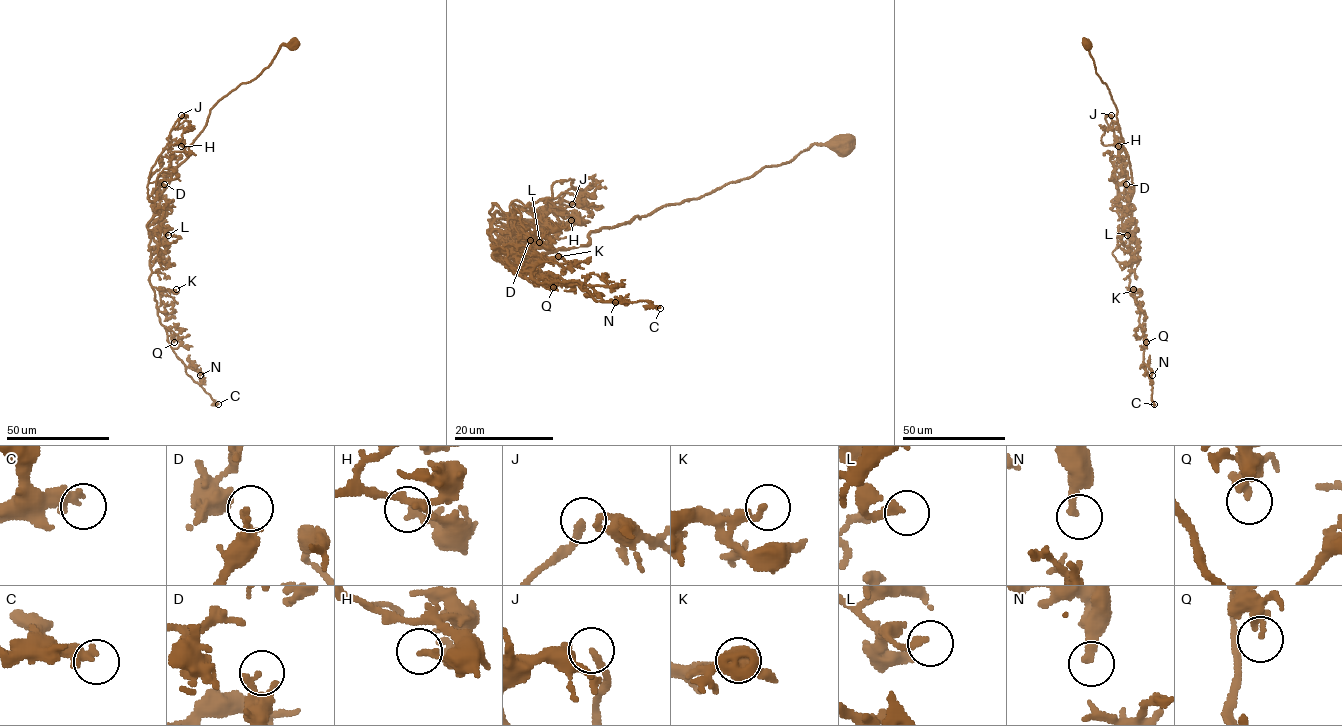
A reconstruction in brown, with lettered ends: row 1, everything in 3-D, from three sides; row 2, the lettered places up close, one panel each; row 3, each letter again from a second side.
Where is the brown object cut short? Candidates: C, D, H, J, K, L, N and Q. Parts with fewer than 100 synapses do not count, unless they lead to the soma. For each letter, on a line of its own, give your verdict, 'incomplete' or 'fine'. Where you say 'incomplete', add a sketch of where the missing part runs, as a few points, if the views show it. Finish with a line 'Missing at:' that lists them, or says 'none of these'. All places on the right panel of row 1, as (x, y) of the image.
C: fine
D: fine
H: fine
J: incomplete; course (1111, 115), (1106, 101), (1101, 98), (1102, 101), (1103, 96)
K: fine
L: fine
N: fine
Q: fine
Missing at: J

